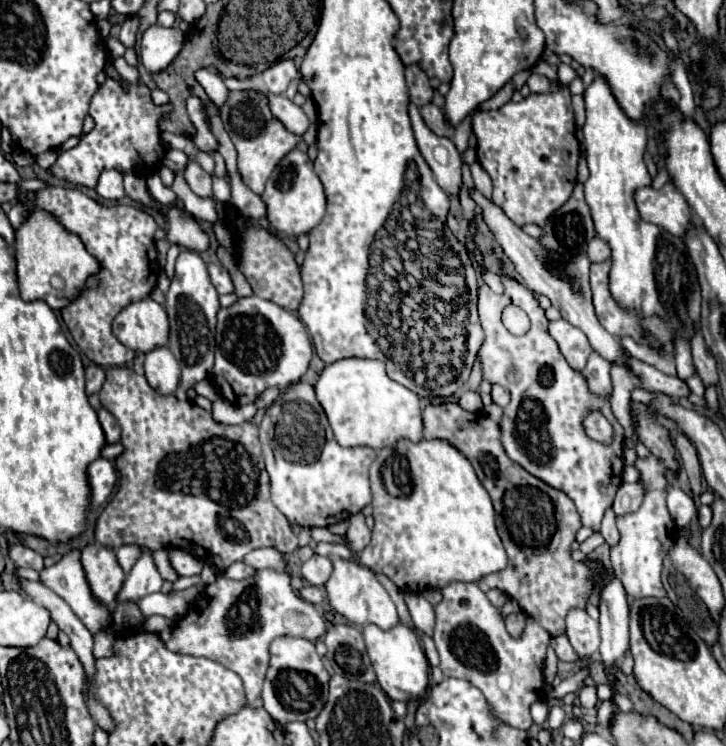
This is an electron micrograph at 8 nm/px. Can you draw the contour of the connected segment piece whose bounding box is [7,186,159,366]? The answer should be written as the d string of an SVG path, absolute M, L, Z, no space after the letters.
M55 186L35 192L33 202L17 202L7 214L11 226L17 230L33 210L49 212L67 232L77 234L85 250L99 262L99 270L87 278L81 294L61 310L73 340L81 352L99 366L123 366L125 362L131 362L135 352L113 336L111 322L123 306L131 304L131 300L141 300L157 284L159 266L153 242L157 230L155 220L133 206L103 206L77 188Z

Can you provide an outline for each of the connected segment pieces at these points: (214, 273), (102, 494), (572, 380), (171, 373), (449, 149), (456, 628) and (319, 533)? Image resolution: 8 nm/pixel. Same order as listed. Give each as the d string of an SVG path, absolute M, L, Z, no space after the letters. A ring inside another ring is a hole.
M209 264L207 270L209 270L211 282L213 282L213 286L217 288L219 294L229 294L229 292L233 292L233 282L231 282L231 278L229 278L229 274L227 274L227 270L225 270L223 266L219 266L219 264Z
M97 458L95 462L89 464L87 474L91 484L91 506L97 508L101 502L105 502L111 496L117 482L117 470L113 462L105 458Z
M501 274L501 282L505 286L503 294L495 294L487 284L479 288L479 318L485 332L479 360L483 380L501 384L511 392L511 402L505 408L505 420L501 424L505 452L533 476L563 490L575 502L583 526L599 530L603 514L611 508L621 486L625 430L615 418L609 398L593 394L585 374L573 370L559 352L557 342L547 330L549 320L545 310L535 300L535 294L509 274ZM509 304L527 312L531 320L531 330L527 334L513 336L503 326L501 310ZM587 408L599 408L611 420L615 428L615 440L611 446L587 438L581 426Z
M157 346L145 354L145 378L161 394L173 394L179 384L179 364L167 346Z
M413 104L409 106L409 116L411 116L417 146L423 154L423 158L427 160L429 168L433 170L433 174L437 178L437 184L449 196L459 196L459 190L463 186L463 178L461 178L463 162L461 162L461 154L457 152L455 144L451 142L451 138L435 136L423 124L423 118L419 116L417 106L413 106Z
M451 582L443 588L443 600L435 606L435 648L445 676L463 678L475 684L491 704L493 714L507 726L529 730L533 724L531 704L543 694L543 662L547 640L551 638L535 620L527 618L521 638L513 638L501 620L501 614L487 600L485 592L473 582Z
M313 528L311 536L317 542L321 542L321 540L325 540L325 542L347 542L345 536L335 536L335 534L329 532L329 528Z

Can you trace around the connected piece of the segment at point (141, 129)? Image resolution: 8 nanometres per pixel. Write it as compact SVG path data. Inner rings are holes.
M109 78L99 86L91 98L89 116L95 120L91 132L81 134L79 144L71 150L59 154L57 162L49 172L63 182L95 188L103 170L137 172L145 178L161 168L165 156L165 146L161 142L161 122L171 112L171 104L155 104L151 90L139 80L135 84L125 82L123 78Z

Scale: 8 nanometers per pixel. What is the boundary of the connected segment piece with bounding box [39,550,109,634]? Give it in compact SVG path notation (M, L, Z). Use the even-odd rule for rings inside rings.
M77 550L65 554L61 562L53 564L51 568L43 568L39 576L47 588L51 588L71 606L71 610L93 634L103 628L109 608L103 608L103 604L95 604L95 600L91 600L91 590L87 588Z

